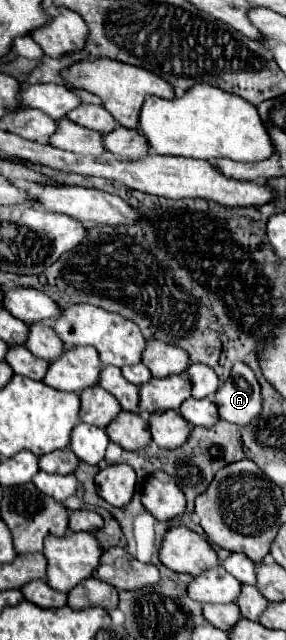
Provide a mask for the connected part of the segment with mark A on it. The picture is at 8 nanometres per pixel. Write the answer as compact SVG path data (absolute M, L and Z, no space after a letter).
M242 362L234 364L230 378L218 388L214 402L222 420L248 426L250 420L256 420L262 412L260 384L254 372Z

